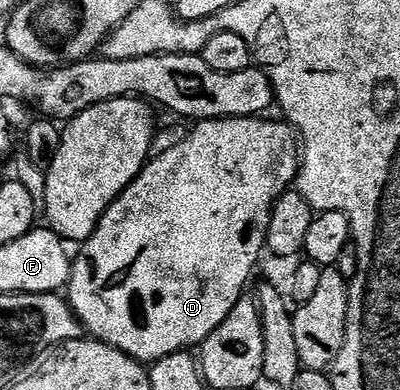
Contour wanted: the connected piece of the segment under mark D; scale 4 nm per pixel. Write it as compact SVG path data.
M269 117L256 118L208 118L197 123L198 126L189 131L187 138L176 148L169 149L159 158L150 158L146 167L138 173L138 178L123 192L112 205L102 213L100 224L92 232L88 241L81 243L82 250L73 259L70 267L70 281L68 283L68 301L74 309L75 316L82 321L83 331L89 337L98 339L99 342L108 344L128 356L132 356L143 364L159 362L164 356L181 354L191 348L201 347L202 341L236 308L236 304L244 296L242 290L258 257L266 250L266 233L268 220L274 207L274 202L280 195L286 193L295 185L300 165L300 142L296 137L295 127L285 120L269 122Z

